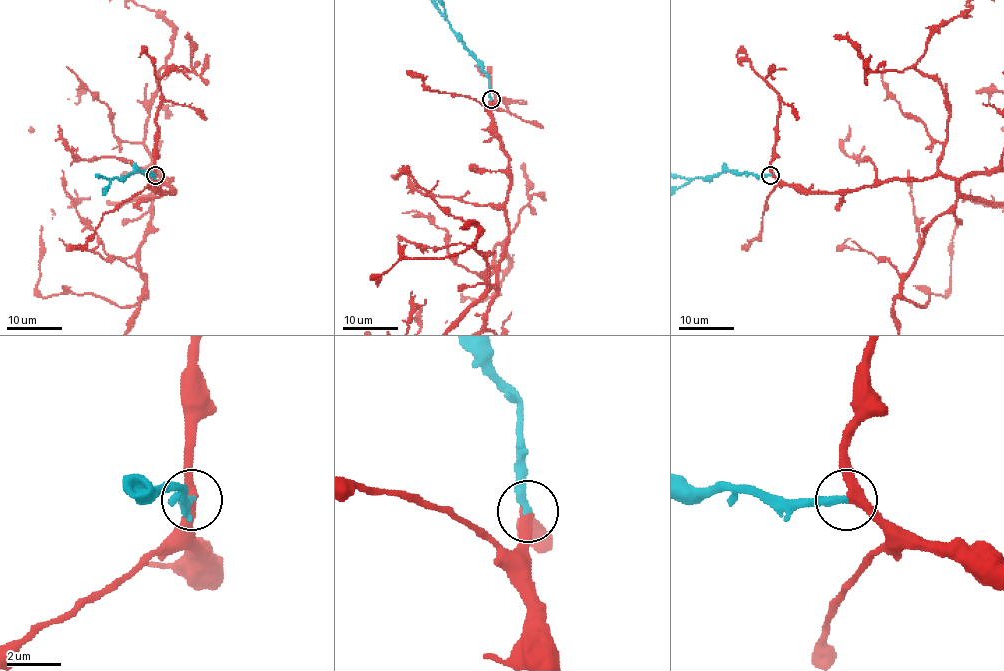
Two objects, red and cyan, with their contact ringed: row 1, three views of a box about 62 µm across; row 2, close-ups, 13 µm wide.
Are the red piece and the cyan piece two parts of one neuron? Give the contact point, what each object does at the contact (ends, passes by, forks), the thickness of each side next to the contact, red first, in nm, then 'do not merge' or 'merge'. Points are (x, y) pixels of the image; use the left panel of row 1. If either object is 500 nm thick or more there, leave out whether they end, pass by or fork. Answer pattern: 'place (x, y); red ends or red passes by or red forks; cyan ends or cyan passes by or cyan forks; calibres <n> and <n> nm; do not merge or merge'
place (155, 175); red passes by; cyan ends; calibres 360 and 300 nm; merge

